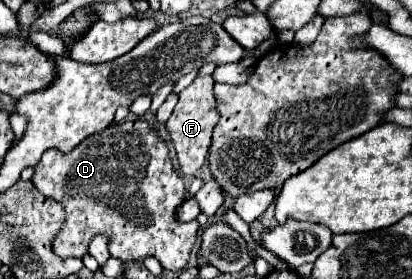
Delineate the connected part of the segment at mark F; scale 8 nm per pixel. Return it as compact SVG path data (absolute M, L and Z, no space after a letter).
M210 75L196 77L194 83L180 93L180 99L174 107L174 113L172 113L170 121L166 123L172 145L174 145L176 155L178 155L180 175L184 175L184 177L196 177L198 175L198 171L204 165L204 159L208 155L208 147L210 147L210 141L212 141L212 131L214 131L218 119L220 119L220 113L216 109L214 79Z

